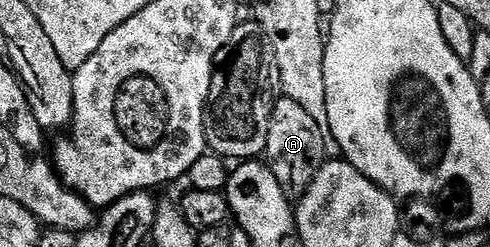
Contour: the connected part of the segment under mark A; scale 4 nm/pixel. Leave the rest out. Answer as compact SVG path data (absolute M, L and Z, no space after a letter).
M286 98L275 101L273 114L269 118L269 138L265 163L273 178L277 178L281 190L285 190L287 199L297 202L309 190L313 178L327 160L323 134L325 129L313 122L313 117L298 102Z

